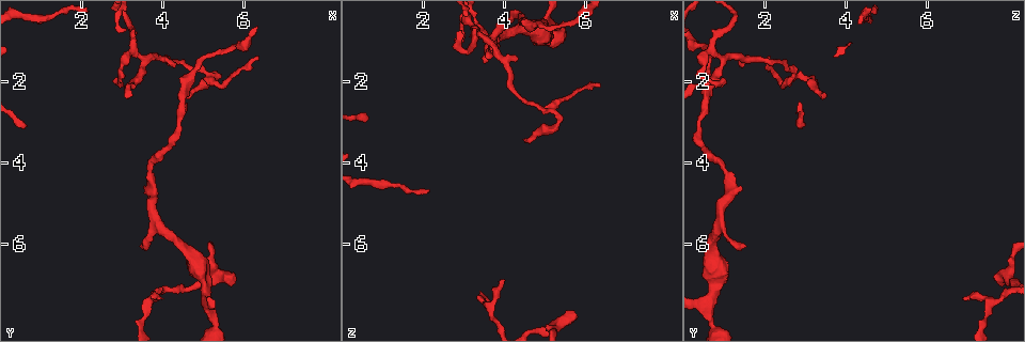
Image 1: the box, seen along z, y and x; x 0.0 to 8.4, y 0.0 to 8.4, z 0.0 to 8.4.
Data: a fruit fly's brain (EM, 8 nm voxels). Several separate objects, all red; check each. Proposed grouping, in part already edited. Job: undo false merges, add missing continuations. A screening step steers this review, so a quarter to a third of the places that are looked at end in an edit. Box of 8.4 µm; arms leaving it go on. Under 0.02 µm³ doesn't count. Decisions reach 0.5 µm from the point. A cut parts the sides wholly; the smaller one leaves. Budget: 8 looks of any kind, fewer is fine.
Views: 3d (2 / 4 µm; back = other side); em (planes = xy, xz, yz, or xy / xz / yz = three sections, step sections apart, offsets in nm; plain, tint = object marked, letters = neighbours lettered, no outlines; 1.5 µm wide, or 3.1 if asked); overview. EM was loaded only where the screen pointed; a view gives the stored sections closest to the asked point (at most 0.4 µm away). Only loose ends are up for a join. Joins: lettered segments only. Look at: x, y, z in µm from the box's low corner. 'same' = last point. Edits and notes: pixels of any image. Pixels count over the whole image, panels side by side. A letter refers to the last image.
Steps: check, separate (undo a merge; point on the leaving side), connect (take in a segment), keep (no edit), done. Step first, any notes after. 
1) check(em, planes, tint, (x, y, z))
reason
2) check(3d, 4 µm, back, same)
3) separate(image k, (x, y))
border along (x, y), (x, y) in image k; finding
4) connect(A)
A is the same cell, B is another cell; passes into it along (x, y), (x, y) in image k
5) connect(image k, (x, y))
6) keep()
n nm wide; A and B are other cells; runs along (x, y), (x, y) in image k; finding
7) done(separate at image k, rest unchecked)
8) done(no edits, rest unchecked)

check(em, planes, letters, (3.55, 1.45, 0.95))
four or more arms meet

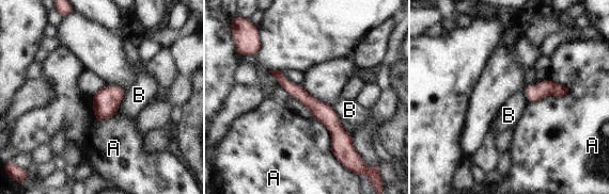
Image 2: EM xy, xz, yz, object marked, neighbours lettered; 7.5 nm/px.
keep()
A and B are other cells; continuous, no second cell

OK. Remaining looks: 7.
check(3d, 2 µm, (5.35, 1.95, 2.85))
sharp bend

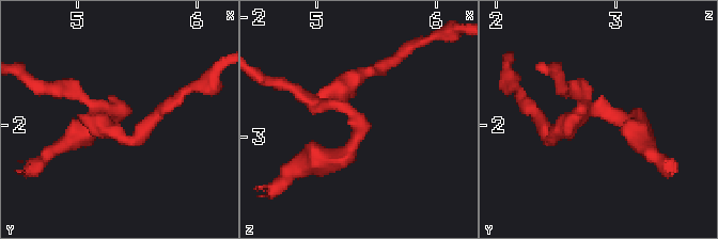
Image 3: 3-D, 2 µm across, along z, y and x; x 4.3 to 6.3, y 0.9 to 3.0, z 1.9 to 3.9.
check(em, xz, step 4, tint, (5.34, 1.90, 2.90))

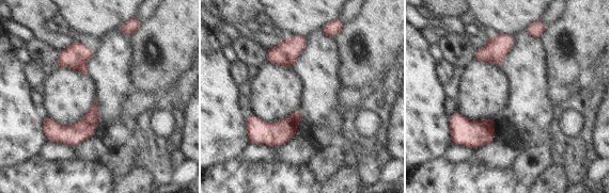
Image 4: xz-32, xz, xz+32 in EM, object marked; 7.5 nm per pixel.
check(em, planes, letters, same)

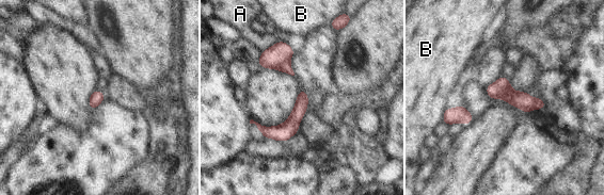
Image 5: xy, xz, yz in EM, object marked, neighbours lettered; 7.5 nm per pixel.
keep()
100 nm wide; A and B are other cells; runs along (488, 88), (542, 106) in image 5; one cell here

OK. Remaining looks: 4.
check(em, planes, letters, (4.05, 7.35, 6.90))
thin end

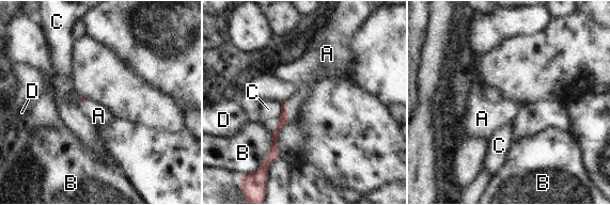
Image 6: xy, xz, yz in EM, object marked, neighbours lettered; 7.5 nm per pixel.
connect(A)
B touches over 260 nm; A is the same cell, B, C and D are other cells; passes into it along (284, 114), (287, 111), (304, 83) in image 6; it goes on there

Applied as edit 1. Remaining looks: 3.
done(connect at image 6, rest unchecked)

